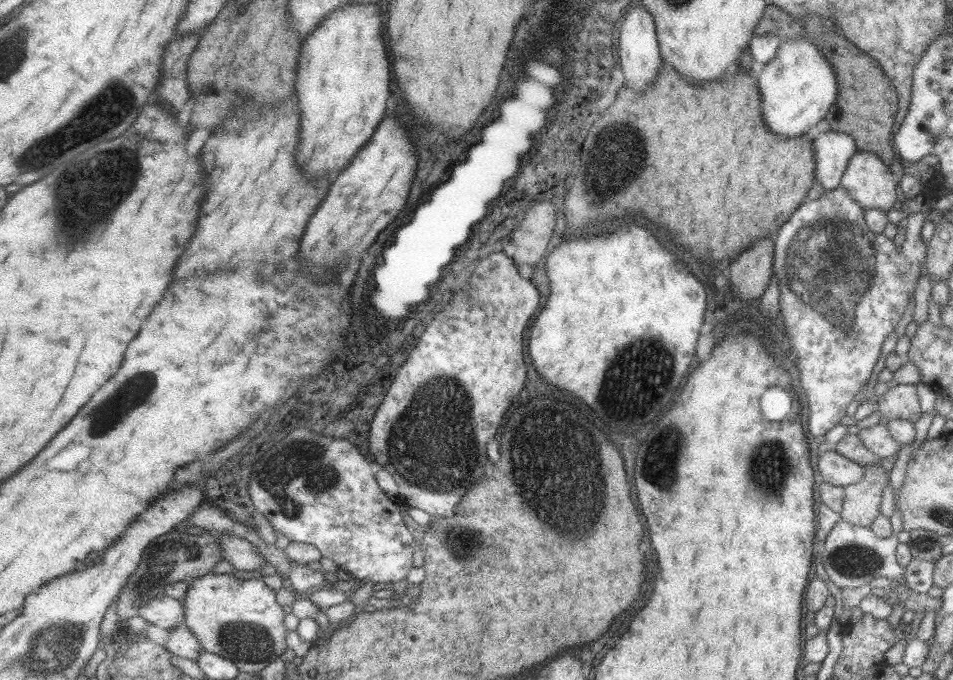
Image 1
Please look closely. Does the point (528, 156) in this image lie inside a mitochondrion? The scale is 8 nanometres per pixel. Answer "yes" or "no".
no

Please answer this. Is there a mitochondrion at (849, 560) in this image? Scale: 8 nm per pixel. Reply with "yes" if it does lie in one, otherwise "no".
yes

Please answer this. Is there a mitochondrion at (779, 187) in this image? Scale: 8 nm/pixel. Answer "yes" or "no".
no

